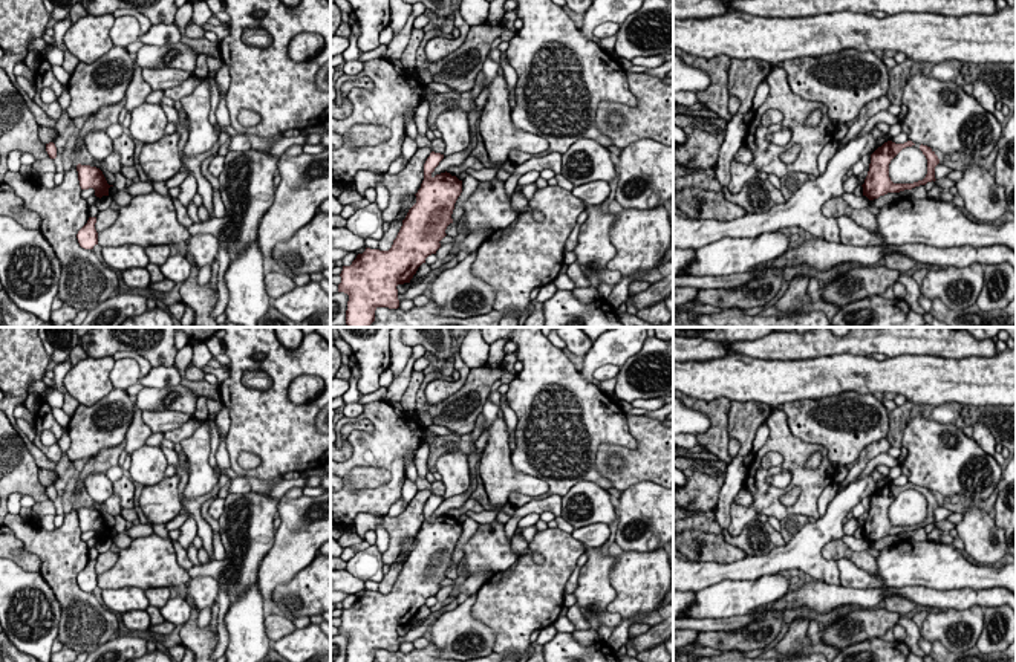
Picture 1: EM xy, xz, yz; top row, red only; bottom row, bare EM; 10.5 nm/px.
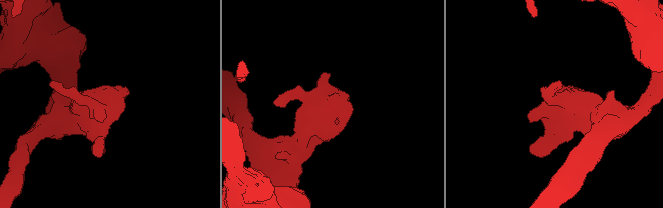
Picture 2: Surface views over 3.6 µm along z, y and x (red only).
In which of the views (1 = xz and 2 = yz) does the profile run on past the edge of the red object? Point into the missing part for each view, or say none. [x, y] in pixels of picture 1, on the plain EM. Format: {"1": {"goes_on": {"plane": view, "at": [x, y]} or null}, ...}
{"1": {"goes_on": null}, "2": {"goes_on": null}}

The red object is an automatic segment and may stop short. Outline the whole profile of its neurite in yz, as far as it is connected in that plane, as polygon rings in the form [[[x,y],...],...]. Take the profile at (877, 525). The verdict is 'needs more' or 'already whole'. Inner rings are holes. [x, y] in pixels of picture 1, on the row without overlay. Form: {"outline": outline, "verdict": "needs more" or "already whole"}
{"outline": [[[892,483],[884,485],[871,497],[869,514],[865,521],[863,538],[869,543],[878,541],[887,535],[900,535],[904,532],[912,532],[920,527],[926,527],[927,524],[935,524],[935,509],[939,506],[935,494],[927,488],[920,488],[920,492],[927,501],[927,517],[923,523],[913,526],[894,526],[889,520],[889,506],[891,503],[906,489],[915,488],[912,483],[904,486],[895,486]]], "verdict": "already whole"}

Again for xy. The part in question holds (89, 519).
{"outline": [[[78,506],[77,514],[78,514],[78,523],[80,523],[81,532],[93,531],[95,538],[99,541],[103,538],[109,538],[109,531],[113,527],[107,526],[99,511]]], "verdict": "already whole"}

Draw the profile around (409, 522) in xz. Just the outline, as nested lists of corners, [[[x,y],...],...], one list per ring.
[[[424,489],[418,491],[407,508],[398,517],[389,515],[373,515],[369,512],[360,512],[353,526],[357,535],[364,538],[367,531],[375,531],[378,526],[383,526],[390,537],[387,550],[383,553],[383,563],[392,566],[398,555],[401,553],[401,546],[409,537],[416,537],[424,523],[424,506],[430,498],[431,491]]]

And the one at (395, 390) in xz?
[[[410,356],[410,359],[407,361],[405,368],[396,375],[392,381],[392,384],[387,387],[387,402],[389,404],[396,404],[401,402],[404,391],[407,390],[409,384],[410,384],[410,378],[412,378],[412,372],[413,372],[413,365],[415,365],[415,358]]]

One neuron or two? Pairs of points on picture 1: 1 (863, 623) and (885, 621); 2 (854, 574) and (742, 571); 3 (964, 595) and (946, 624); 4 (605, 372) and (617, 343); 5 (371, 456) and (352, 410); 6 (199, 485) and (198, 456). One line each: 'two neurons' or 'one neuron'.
1: one neuron
2: two neurons
3: two neurons
4: two neurons
5: two neurons
6: one neuron

